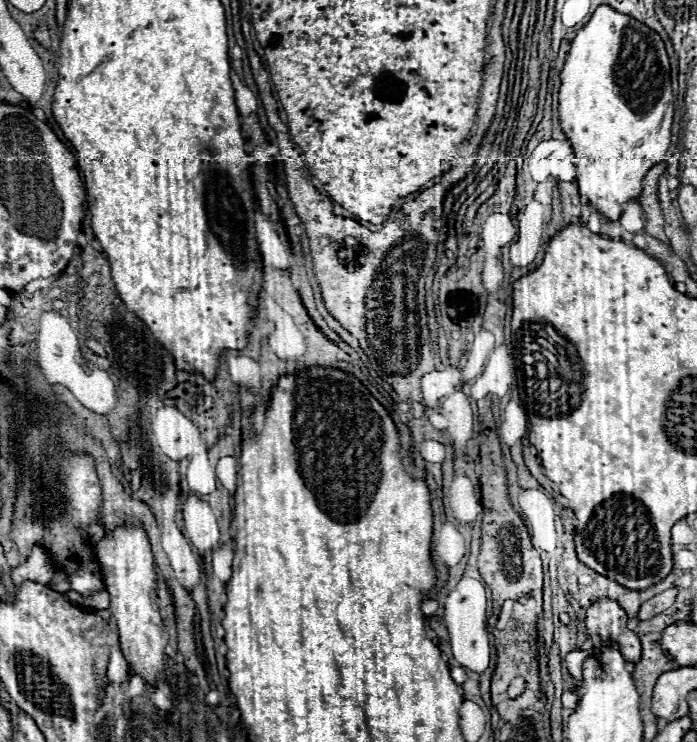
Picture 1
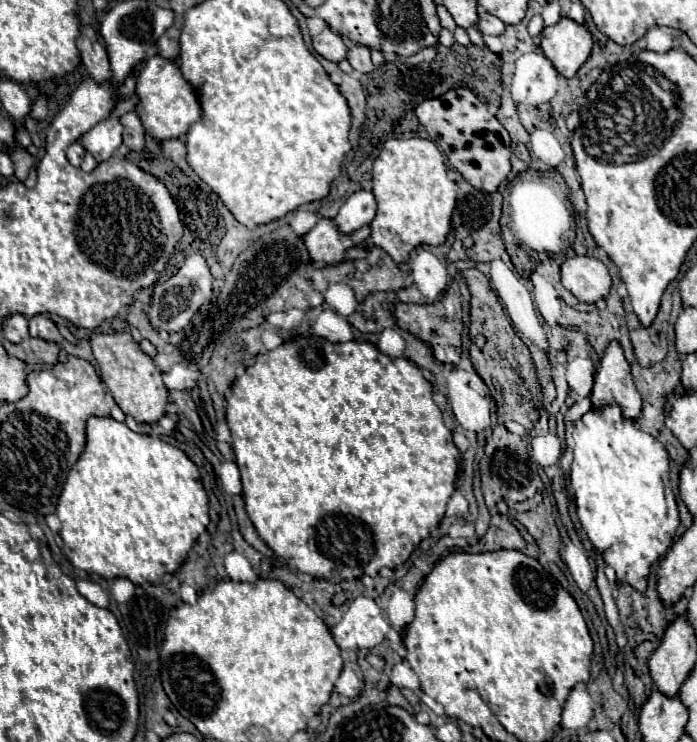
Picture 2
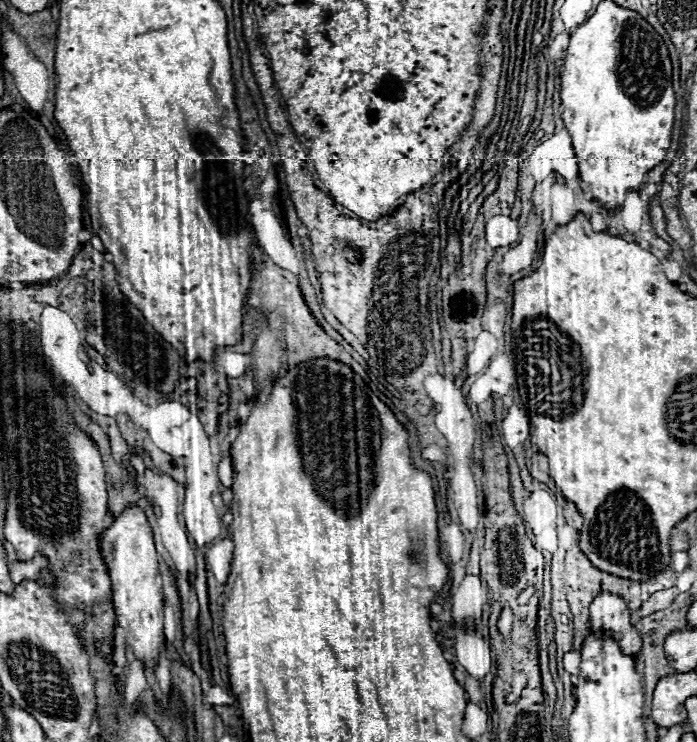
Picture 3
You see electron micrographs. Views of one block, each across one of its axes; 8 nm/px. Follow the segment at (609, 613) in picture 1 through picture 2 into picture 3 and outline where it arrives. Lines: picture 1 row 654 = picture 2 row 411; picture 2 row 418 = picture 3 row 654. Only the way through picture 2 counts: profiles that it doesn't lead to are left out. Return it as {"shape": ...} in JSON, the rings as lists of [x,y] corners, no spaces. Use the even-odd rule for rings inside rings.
{"shape":[[[600,592],[590,606],[590,630],[600,636],[600,632],[608,632],[616,636],[624,654],[636,656],[642,648],[642,640],[638,630],[630,622],[630,610],[626,600],[612,592]]]}

